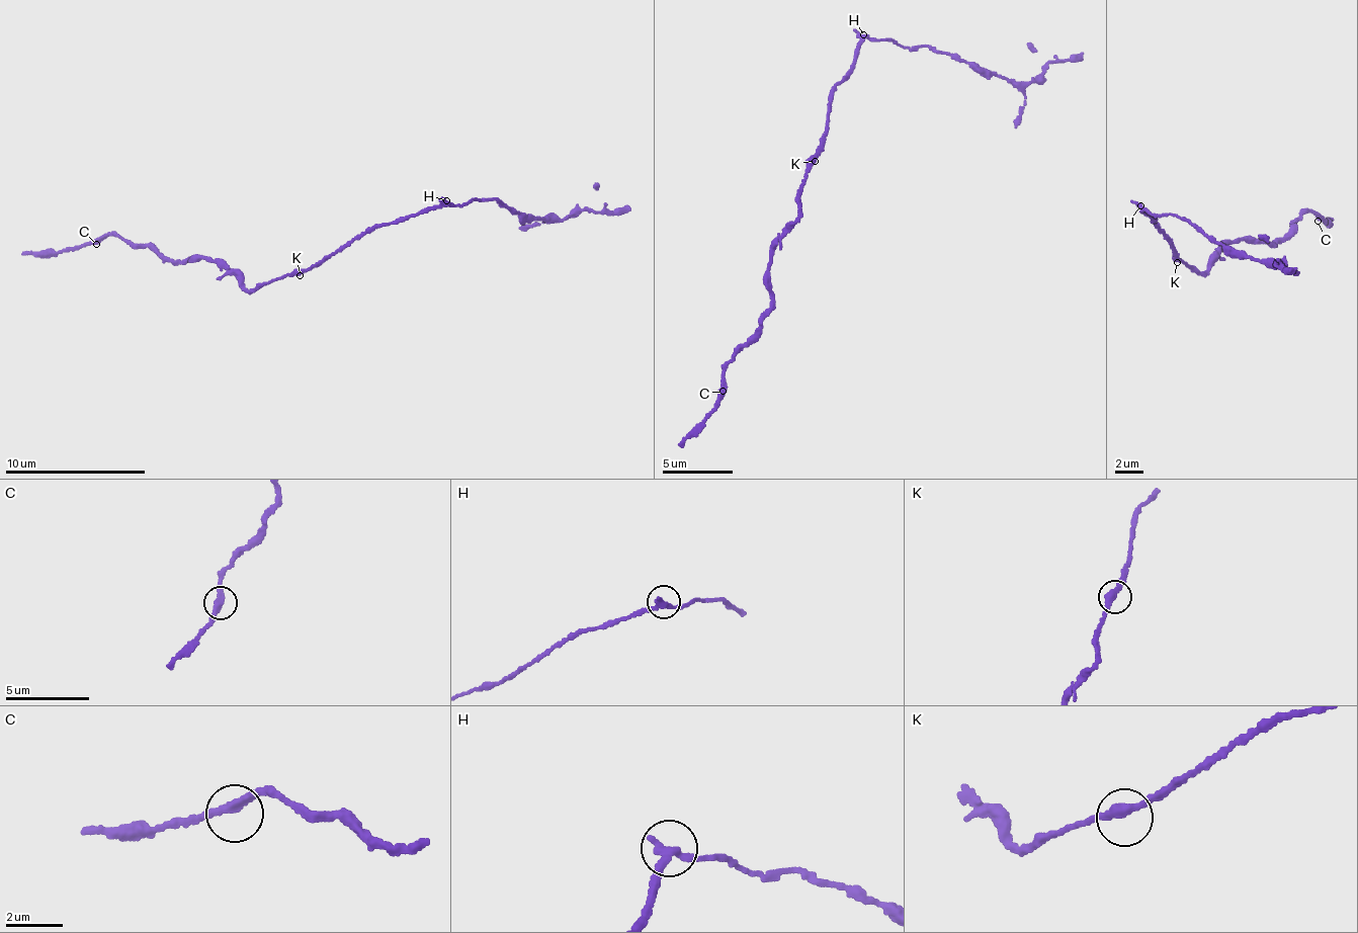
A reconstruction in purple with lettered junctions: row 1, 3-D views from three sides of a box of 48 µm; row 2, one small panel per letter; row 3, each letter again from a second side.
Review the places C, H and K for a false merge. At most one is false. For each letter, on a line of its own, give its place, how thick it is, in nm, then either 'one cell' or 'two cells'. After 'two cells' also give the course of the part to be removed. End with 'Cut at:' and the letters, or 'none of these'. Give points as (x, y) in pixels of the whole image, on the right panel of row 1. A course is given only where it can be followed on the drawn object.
C: (1318, 221) | 340 nm | one cell
H: (1140, 205) | 320 nm | two cells | (1140, 206), (1151, 216), (1189, 219), (1220, 243), (1281, 266), (1260, 236)
K: (1177, 262) | 340 nm | one cell
Cut at: H

